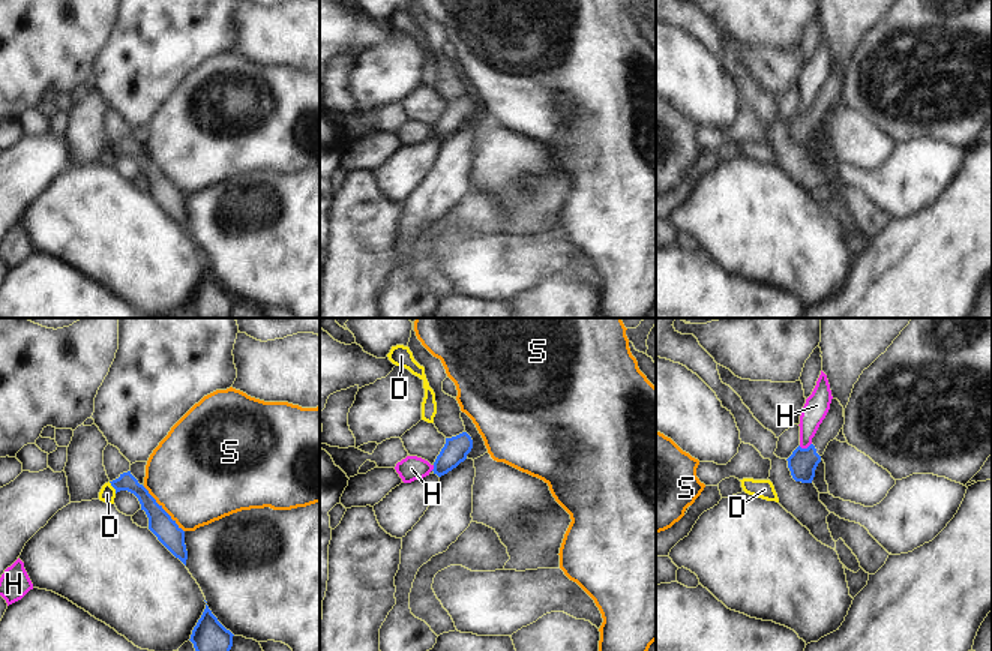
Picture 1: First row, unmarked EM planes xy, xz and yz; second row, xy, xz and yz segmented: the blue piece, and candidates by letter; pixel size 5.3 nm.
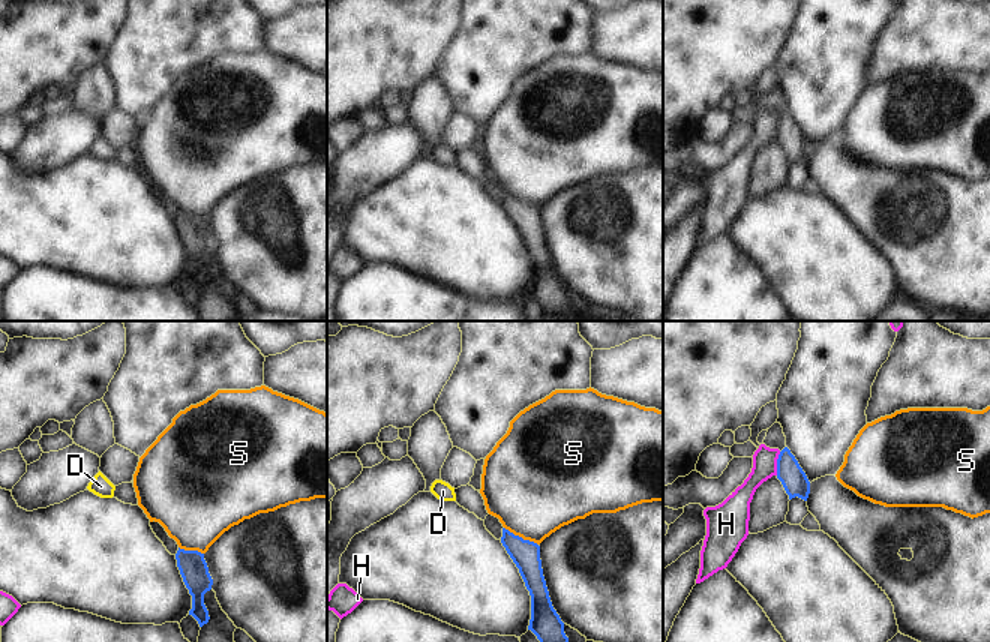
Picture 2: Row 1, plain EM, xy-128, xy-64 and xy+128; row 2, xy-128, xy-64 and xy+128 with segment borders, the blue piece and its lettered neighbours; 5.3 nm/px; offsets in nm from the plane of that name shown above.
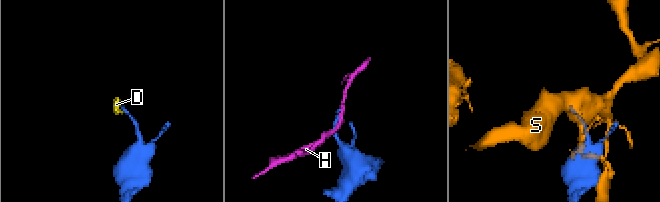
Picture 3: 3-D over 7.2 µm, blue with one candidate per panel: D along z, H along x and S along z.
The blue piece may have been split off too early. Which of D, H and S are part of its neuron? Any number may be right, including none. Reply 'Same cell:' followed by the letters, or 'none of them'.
Same cell: none of them

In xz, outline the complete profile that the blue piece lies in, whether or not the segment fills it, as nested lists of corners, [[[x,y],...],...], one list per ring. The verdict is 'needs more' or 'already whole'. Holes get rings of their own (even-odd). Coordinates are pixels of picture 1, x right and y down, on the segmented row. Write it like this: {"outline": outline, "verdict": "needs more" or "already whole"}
{"outline": [[[467,432],[446,438],[446,444],[434,462],[434,474],[438,477],[447,474],[467,459],[473,448],[473,440]]], "verdict": "already whole"}

